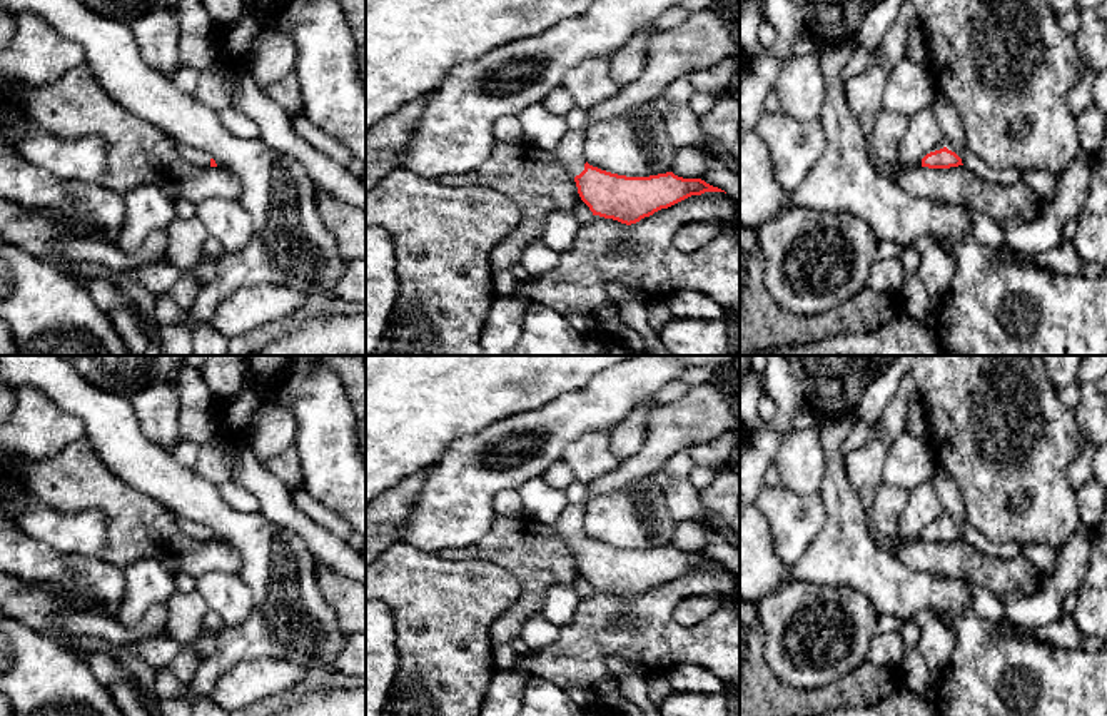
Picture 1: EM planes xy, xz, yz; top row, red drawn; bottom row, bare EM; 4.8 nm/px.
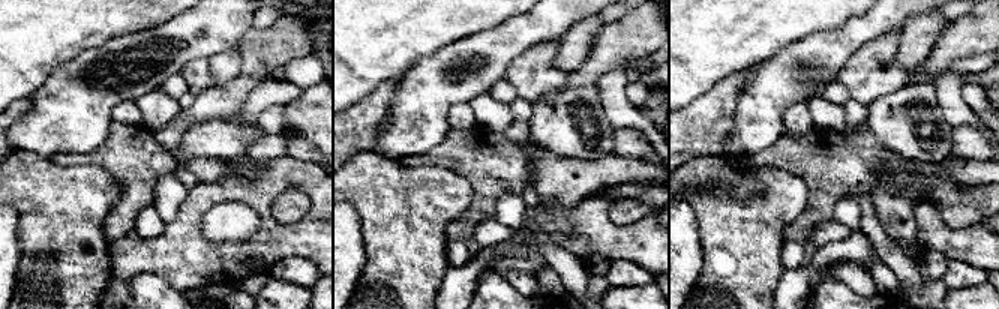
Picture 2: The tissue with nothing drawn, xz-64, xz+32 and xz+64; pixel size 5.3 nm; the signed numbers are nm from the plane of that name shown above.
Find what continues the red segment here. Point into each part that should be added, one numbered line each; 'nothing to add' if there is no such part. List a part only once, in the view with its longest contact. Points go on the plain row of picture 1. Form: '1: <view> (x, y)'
1: xz (703, 413)

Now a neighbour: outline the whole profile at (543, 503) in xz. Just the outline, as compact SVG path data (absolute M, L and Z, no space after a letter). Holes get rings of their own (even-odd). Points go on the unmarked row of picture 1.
M541 477L518 487L523 499L523 516L531 521L554 524L569 504L564 489L544 482Z

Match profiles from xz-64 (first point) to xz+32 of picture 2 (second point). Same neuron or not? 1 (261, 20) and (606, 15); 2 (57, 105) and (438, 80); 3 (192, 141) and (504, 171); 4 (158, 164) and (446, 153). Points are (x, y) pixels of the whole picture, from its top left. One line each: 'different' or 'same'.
1: same
2: same
3: different
4: same

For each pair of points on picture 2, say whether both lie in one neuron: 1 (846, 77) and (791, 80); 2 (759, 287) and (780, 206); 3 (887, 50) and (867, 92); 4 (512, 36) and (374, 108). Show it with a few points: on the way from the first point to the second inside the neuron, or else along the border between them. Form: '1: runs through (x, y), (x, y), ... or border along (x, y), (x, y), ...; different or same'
1: border along (858, 48), (834, 78); different
2: runs through (759, 267), (761, 225); same
3: runs through (875, 57), (873, 69), (867, 80); same
4: border along (402, 77), (392, 102), (389, 120), (380, 132); different

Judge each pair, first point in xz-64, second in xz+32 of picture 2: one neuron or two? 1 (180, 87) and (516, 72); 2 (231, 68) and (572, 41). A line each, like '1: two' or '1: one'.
1: two
2: one

